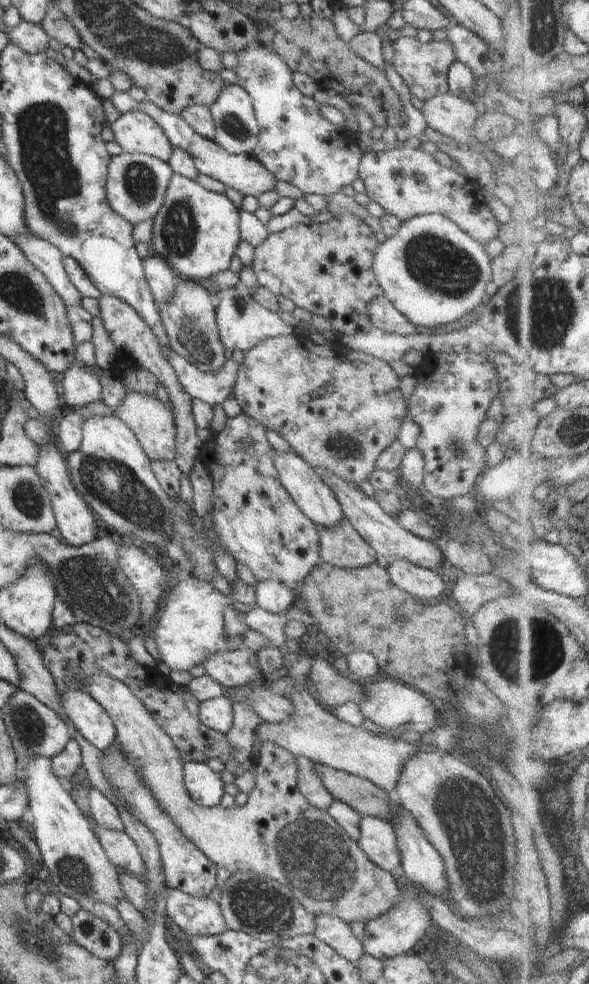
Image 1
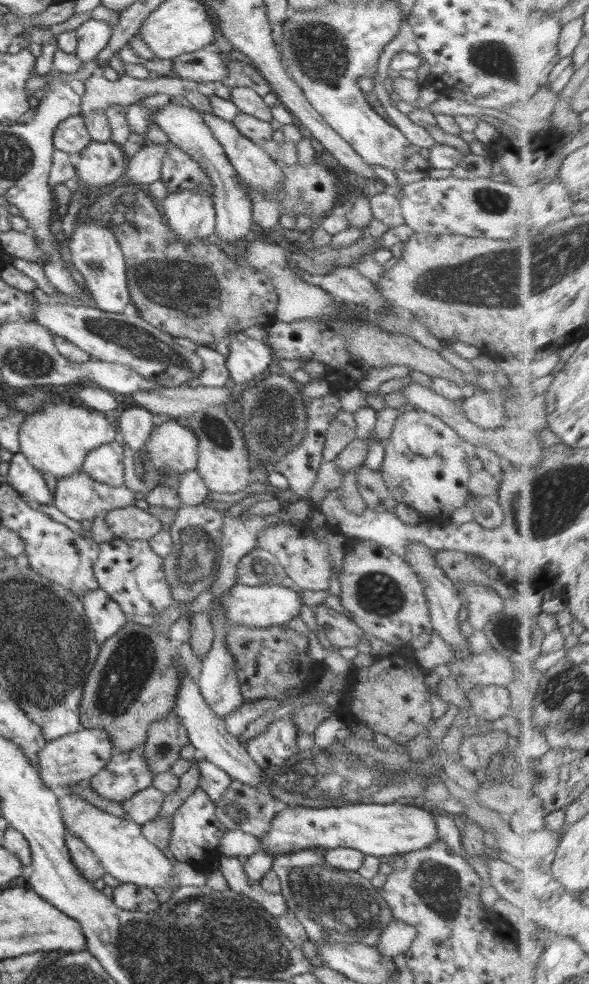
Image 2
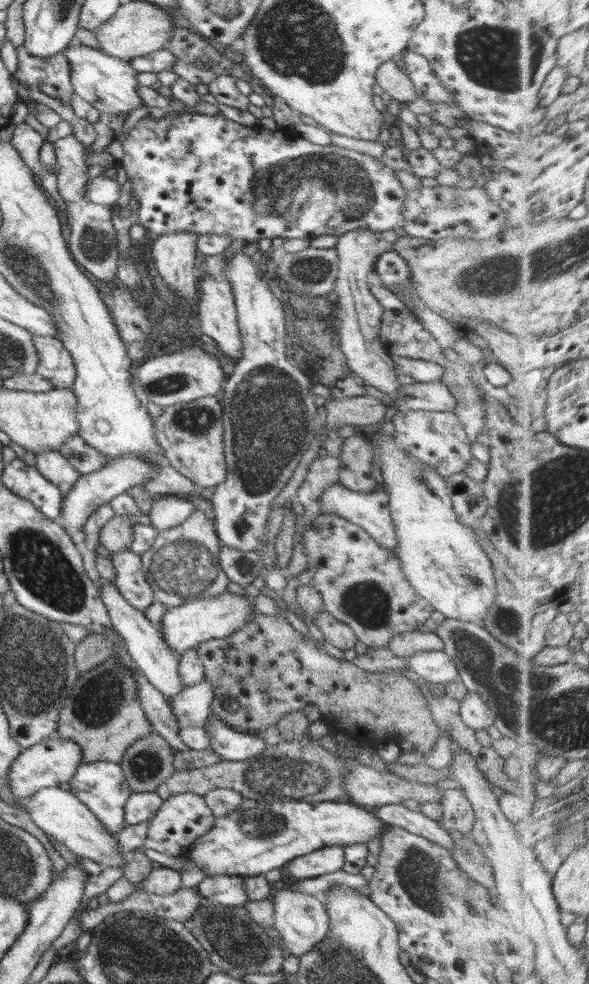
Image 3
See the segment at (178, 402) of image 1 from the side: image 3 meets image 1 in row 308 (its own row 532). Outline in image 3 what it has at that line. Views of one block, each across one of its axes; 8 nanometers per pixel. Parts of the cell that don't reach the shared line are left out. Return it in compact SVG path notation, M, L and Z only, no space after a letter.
M114 515L103 527L99 534L99 542L109 552L116 554L129 549L133 541L133 526L137 522L127 515Z

